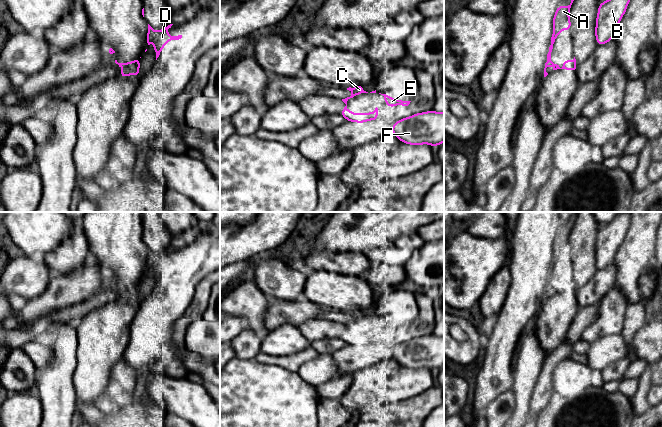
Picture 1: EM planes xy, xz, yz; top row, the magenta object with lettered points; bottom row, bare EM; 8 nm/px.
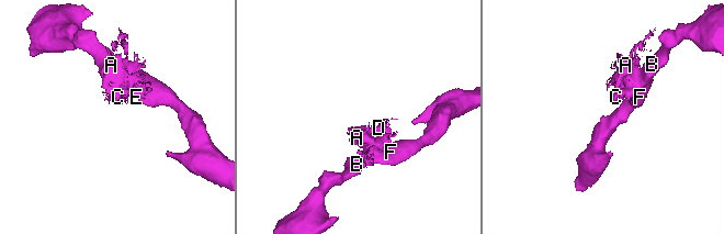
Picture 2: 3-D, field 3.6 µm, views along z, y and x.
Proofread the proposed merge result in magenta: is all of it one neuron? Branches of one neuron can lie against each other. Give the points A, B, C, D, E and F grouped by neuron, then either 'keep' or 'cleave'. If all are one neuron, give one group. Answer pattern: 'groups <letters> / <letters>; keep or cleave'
groups A B C D E F; keep

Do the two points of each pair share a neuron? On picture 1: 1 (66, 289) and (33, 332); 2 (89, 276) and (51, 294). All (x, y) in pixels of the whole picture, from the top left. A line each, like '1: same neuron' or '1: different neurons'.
1: different neurons
2: same neuron

